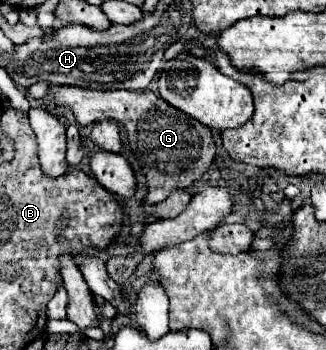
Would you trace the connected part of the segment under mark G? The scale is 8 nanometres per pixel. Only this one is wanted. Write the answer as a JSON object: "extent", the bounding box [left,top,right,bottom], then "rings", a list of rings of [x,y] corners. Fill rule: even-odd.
{"extent":[55,85,215,205],"rings":[[[55,85],[55,103],[71,109],[79,125],[103,119],[117,121],[119,125],[129,123],[129,131],[126,128],[128,145],[147,179],[147,193],[143,199],[145,205],[163,201],[171,189],[187,189],[215,159],[215,141],[211,131],[197,119],[171,107],[153,91],[97,91],[73,85]]]}

